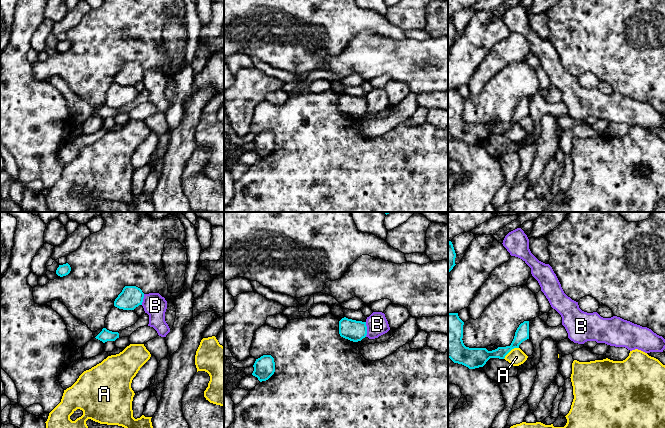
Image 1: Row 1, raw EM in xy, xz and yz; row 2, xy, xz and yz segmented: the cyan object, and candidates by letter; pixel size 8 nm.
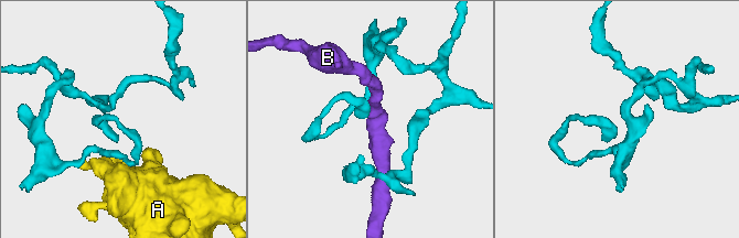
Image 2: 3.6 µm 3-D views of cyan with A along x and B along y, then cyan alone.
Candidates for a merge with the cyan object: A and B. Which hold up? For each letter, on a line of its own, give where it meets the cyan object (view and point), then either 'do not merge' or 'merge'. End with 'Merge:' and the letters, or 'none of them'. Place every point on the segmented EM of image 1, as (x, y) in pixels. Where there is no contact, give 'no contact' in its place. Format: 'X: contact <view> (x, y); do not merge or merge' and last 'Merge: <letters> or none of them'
A: contact yz (510, 350); do not merge
B: contact xz (366, 329); do not merge
Merge: none of them

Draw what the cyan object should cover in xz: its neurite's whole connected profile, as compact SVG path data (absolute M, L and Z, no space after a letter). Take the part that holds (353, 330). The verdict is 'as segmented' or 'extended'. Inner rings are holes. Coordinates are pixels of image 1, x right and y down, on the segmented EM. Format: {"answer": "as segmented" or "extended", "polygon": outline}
{"answer": "as segmented", "polygon": "M344 317L339 321L339 334L341 337L353 342L361 341L367 335L366 322Z"}

